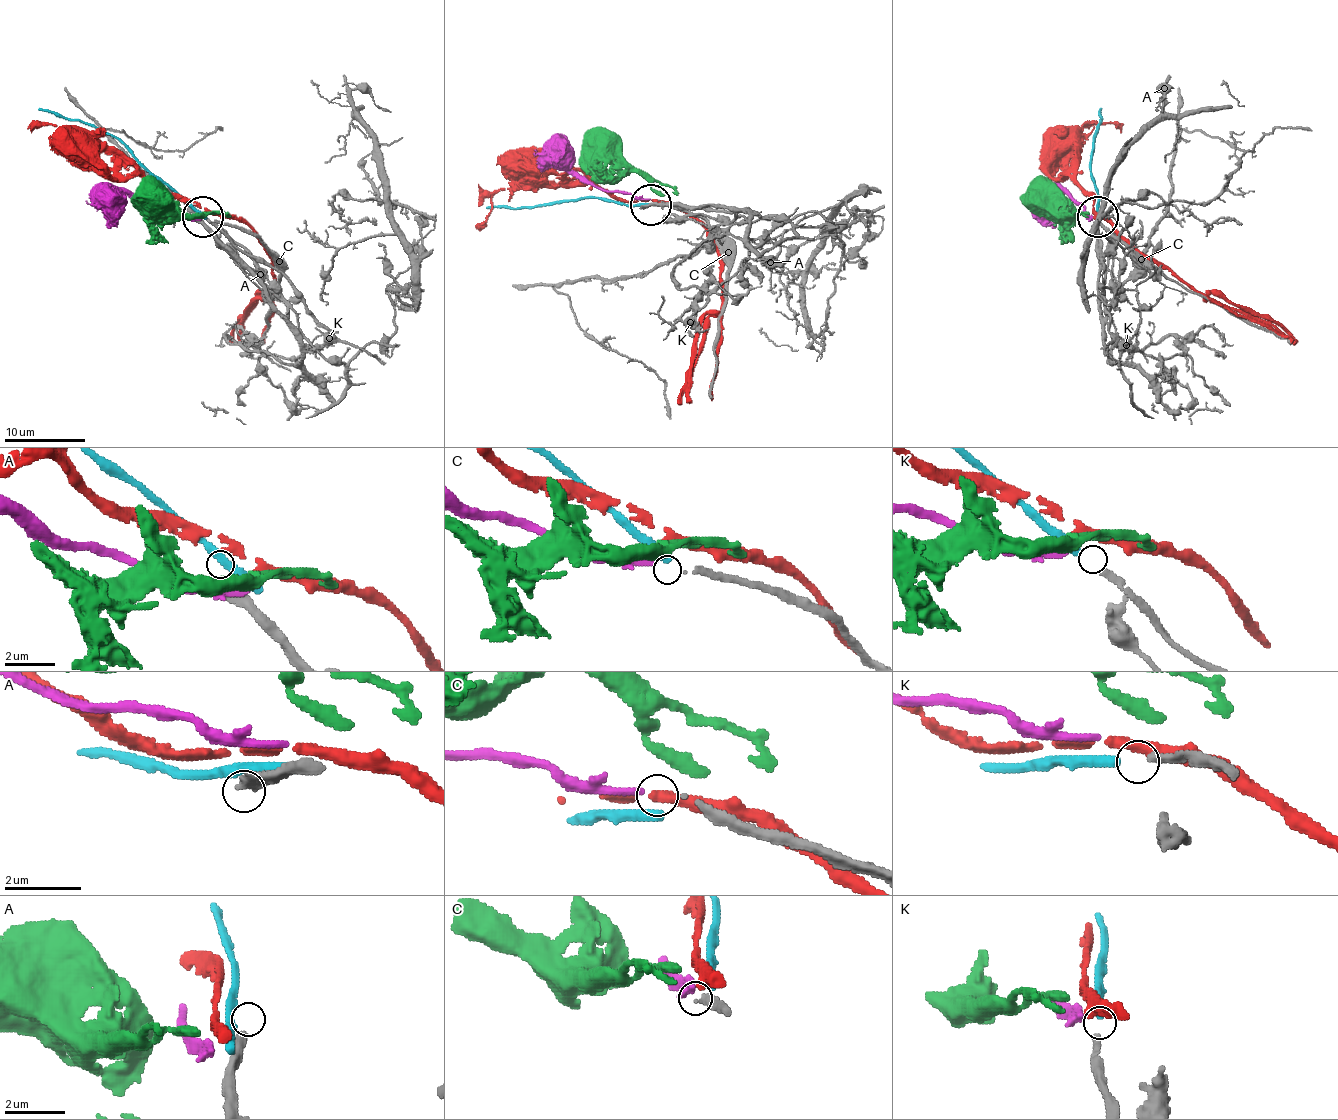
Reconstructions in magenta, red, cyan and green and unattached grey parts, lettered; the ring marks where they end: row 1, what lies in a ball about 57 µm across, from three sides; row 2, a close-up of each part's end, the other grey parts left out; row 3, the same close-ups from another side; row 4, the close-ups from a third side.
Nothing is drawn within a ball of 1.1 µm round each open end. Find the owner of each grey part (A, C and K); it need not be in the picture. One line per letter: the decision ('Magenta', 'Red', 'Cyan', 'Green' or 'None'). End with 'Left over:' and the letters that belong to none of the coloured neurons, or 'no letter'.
A: None
C: Magenta
K: Cyan
Left over: A

